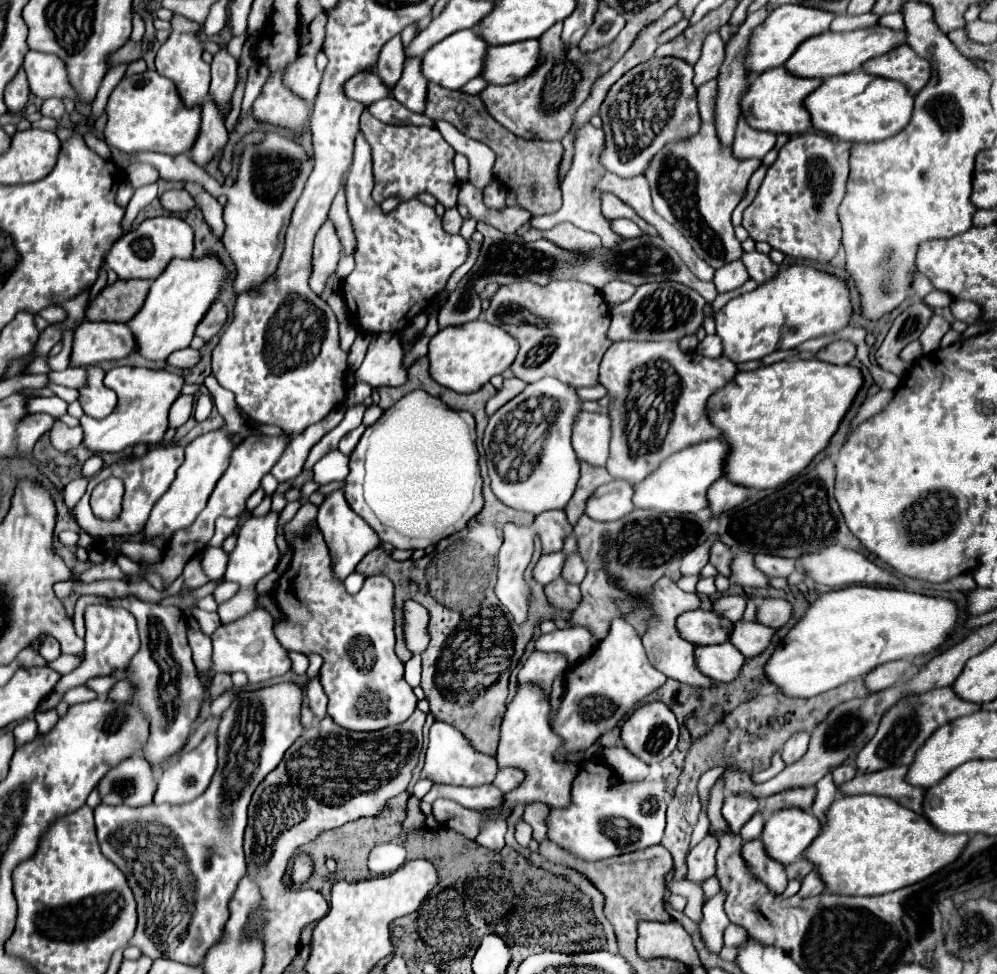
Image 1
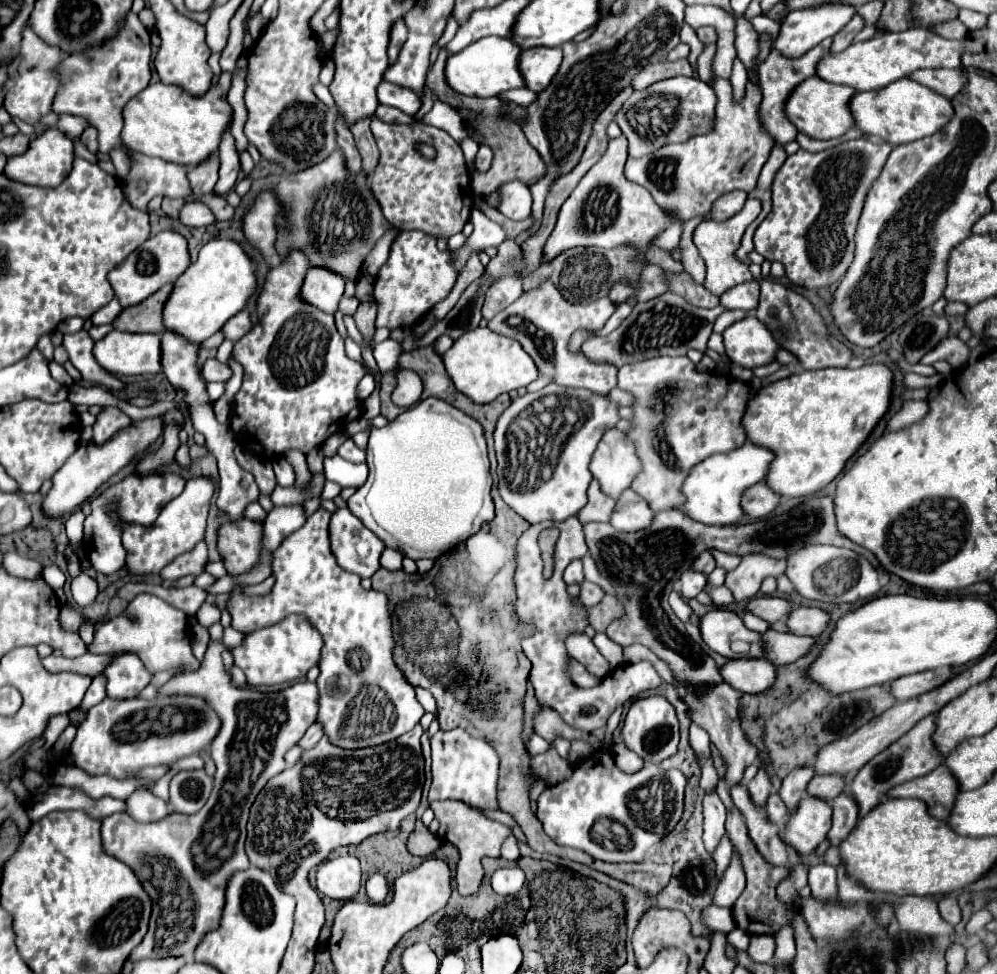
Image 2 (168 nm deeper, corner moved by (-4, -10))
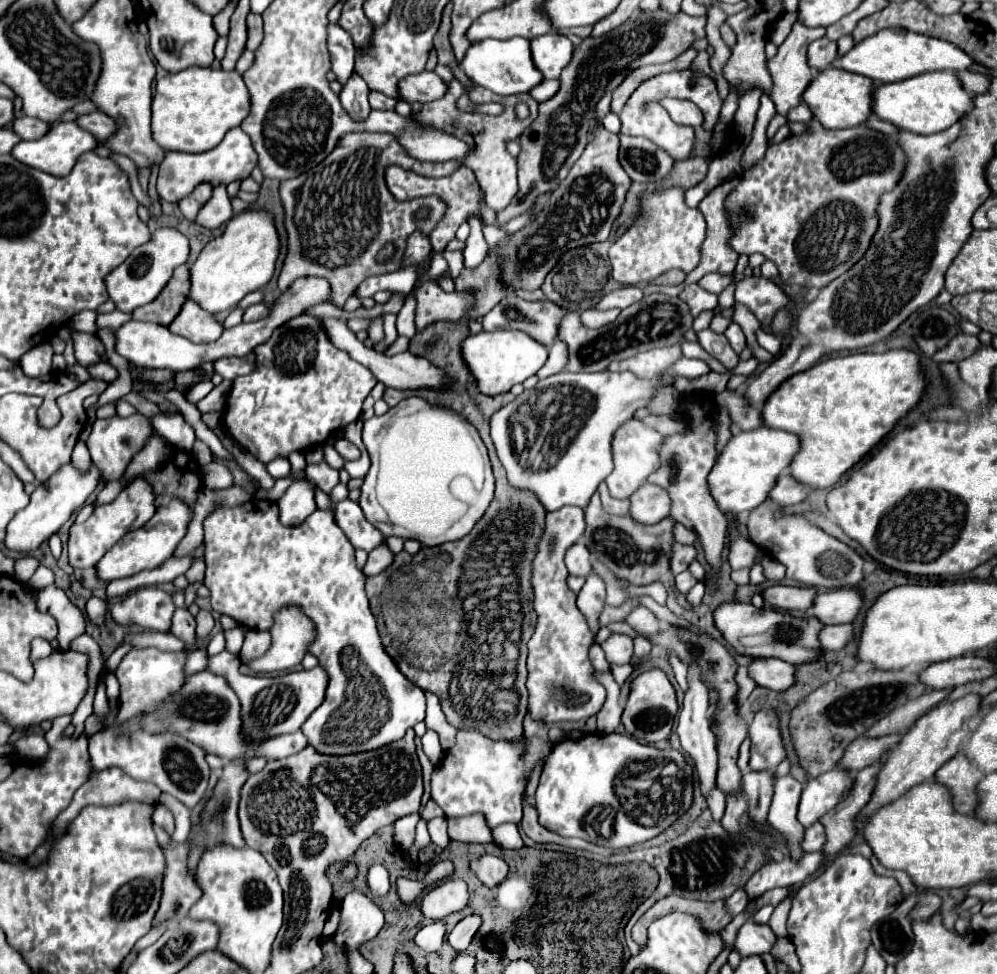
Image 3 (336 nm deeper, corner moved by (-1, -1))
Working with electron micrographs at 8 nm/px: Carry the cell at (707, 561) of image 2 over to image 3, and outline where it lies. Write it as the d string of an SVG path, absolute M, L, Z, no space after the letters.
M674 543L672 547L672 557L670 557L670 571L674 575L682 573L688 569L690 561L696 557L696 549L692 545L680 545L680 543Z

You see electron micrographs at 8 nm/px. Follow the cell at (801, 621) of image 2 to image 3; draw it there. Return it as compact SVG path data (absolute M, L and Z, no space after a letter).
M836 589L820 593L814 601L812 615L816 615L826 625L852 623L864 605L860 589Z

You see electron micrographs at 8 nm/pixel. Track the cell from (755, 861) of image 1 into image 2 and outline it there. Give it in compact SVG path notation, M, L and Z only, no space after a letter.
M733 786L731 798L733 798L733 804L745 816L745 826L747 826L749 838L757 846L757 852L771 866L789 866L787 848L785 848L785 844L781 844L781 838L779 838L779 826L771 824L765 818L765 812L761 808L753 806L749 794L745 792L745 786Z

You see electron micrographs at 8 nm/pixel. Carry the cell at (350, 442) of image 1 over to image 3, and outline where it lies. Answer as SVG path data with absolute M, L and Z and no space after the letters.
M340 437L340 439L336 439L336 443L334 443L334 449L346 459L346 461L350 461L350 459L358 459L360 457L360 451L358 451L358 447L354 445L354 443L350 443L348 439L344 439L344 437Z

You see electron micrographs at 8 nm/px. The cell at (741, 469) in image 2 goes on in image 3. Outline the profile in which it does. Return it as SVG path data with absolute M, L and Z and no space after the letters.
M762 425L754 431L734 433L708 475L710 495L716 499L720 511L742 515L750 513L754 507L764 503L768 499L768 493L776 485L778 475L790 467L798 451L800 437L788 431L778 431Z

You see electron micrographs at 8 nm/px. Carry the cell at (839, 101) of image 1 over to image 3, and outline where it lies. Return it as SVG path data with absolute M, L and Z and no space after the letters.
M950 71L922 73L898 83L886 83L874 91L874 115L912 133L932 135L948 129L974 107L974 95L968 93L960 79Z

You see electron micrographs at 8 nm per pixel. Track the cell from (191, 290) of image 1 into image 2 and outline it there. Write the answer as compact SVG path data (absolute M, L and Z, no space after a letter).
M211 240L201 248L197 262L189 264L189 268L173 282L173 290L163 304L163 328L179 334L191 344L203 342L245 308L253 290L255 266L245 256L243 248L233 240Z

